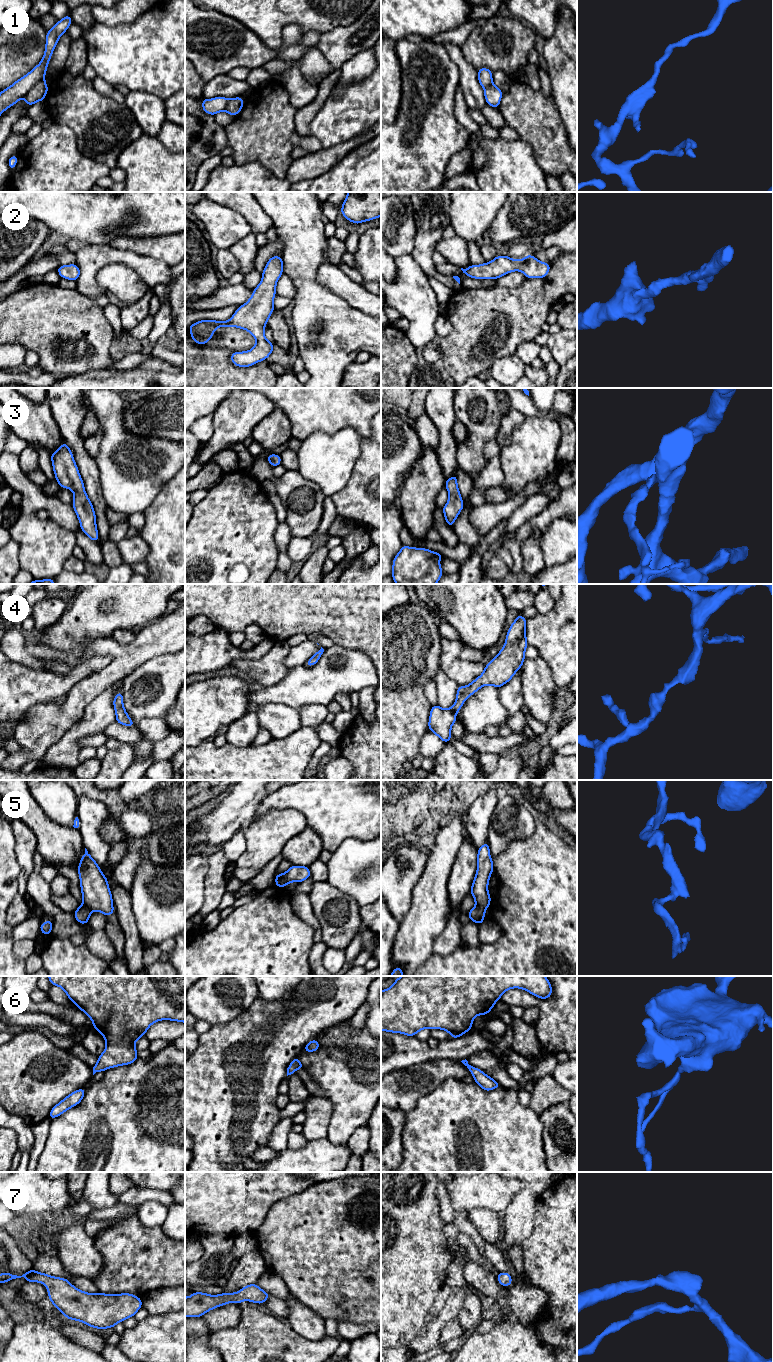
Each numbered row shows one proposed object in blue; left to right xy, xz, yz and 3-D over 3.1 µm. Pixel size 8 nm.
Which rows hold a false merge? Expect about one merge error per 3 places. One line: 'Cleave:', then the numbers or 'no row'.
Cleave: 5

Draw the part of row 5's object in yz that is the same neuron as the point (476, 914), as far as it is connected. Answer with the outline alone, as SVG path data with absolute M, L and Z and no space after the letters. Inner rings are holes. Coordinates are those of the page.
M475 906L469 911L468 916L470 921L480 925L484 922L485 909Z

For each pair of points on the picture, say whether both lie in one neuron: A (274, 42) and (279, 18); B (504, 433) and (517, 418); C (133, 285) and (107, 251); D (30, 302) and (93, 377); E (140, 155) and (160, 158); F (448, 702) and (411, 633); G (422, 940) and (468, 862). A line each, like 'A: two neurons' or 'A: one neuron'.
A: one neuron
B: one neuron
C: two neurons
D: two neurons
E: one neuron
F: two neurons
G: two neurons

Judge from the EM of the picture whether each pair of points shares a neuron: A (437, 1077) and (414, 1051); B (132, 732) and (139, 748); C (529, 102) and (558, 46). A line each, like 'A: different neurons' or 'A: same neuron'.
A: different neurons
B: different neurons
C: different neurons

